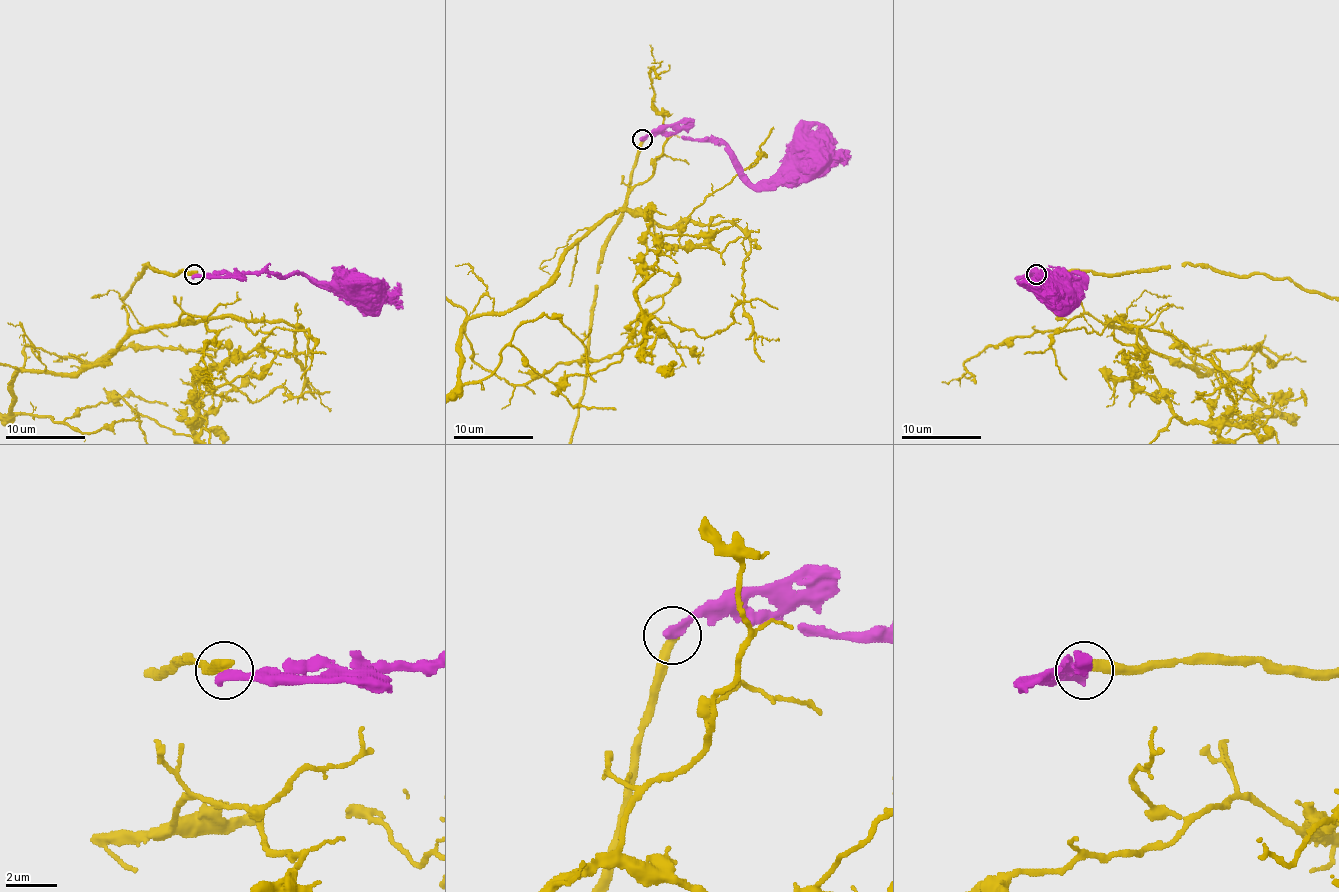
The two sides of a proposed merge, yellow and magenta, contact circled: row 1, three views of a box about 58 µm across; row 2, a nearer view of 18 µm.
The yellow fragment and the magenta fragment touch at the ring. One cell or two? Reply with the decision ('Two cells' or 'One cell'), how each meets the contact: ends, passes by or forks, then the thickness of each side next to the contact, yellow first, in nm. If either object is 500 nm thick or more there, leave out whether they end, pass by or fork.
Two cells. At the ring yellow ends. At the ring magenta ends. Thickness 400 nm (yellow) against 360 nm

